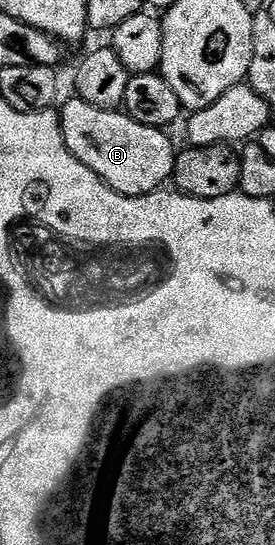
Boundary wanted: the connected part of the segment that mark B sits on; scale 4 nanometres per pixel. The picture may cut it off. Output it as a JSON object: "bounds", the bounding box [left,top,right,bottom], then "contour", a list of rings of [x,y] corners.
{"bounds":[59,98,175,196],"contour":[[[80,98],[72,99],[59,108],[61,129],[67,150],[87,170],[95,170],[111,190],[124,196],[149,196],[170,183],[175,147],[169,141],[168,131],[143,126],[124,111],[96,108]]]}

